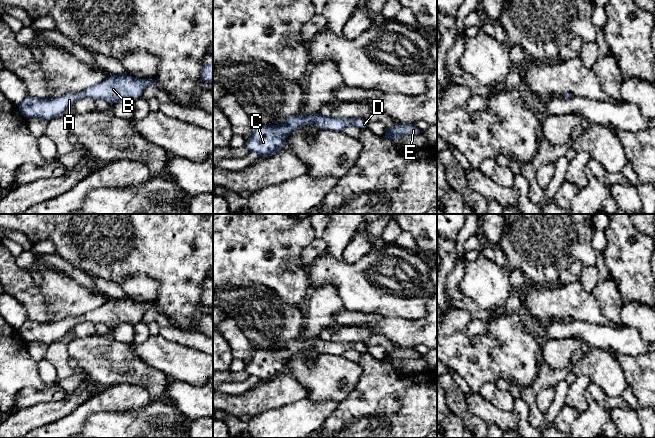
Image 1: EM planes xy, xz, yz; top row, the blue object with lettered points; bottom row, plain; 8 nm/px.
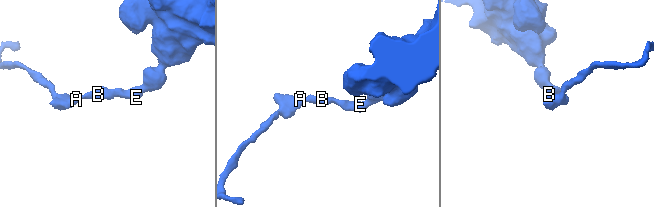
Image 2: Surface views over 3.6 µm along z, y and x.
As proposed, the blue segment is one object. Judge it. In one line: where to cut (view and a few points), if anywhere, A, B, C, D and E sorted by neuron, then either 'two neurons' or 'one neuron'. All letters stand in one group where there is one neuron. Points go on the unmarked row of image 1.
cut none; groups A B C D E; one neuron

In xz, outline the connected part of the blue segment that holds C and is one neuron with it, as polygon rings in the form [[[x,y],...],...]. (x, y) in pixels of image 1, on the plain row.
[[[320,337],[311,340],[293,340],[286,343],[283,349],[259,349],[251,342],[253,354],[251,362],[246,365],[245,371],[250,376],[256,376],[261,382],[271,381],[284,370],[287,359],[303,348],[313,348],[319,353],[342,356],[346,351],[354,349],[358,352],[369,352],[369,347],[362,342],[338,343],[331,340],[324,341]]]

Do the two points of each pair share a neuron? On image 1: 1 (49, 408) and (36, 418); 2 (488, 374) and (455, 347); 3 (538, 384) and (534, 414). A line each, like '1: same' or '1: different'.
1: same
2: same
3: same

